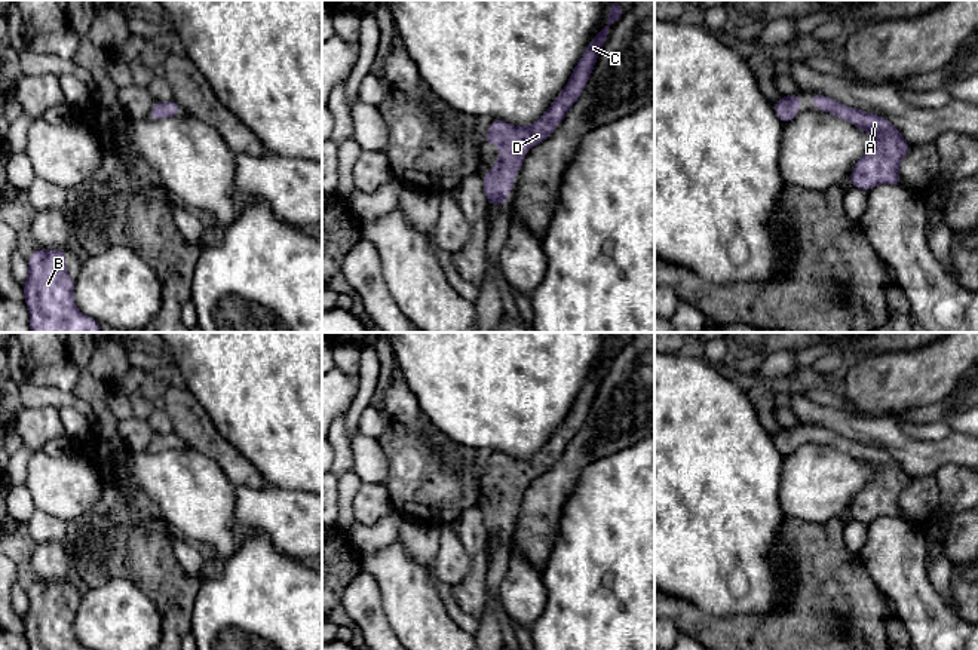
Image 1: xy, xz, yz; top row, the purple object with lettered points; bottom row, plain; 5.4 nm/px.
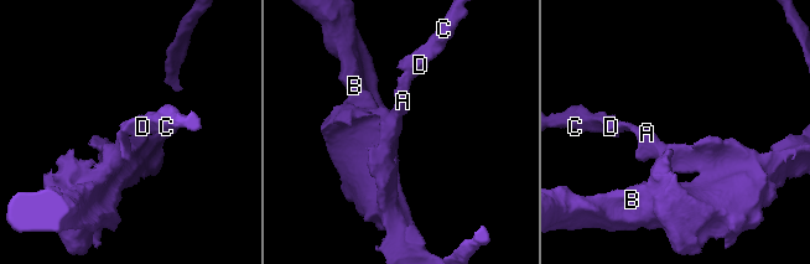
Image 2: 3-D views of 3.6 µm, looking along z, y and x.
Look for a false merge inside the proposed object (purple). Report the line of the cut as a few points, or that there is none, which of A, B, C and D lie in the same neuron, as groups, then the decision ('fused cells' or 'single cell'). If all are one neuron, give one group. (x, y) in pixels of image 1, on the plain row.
cut none; groups A B C D; single cell

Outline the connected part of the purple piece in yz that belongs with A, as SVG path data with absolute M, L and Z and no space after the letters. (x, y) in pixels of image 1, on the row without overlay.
M812 426L810 435L815 441L852 456L873 470L871 479L855 496L849 518L870 524L879 516L901 515L899 496L910 485L911 478L887 451L852 441L822 426Z

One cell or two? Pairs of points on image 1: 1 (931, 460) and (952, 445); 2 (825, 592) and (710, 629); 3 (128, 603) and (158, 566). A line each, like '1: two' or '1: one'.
1: one
2: one
3: two

